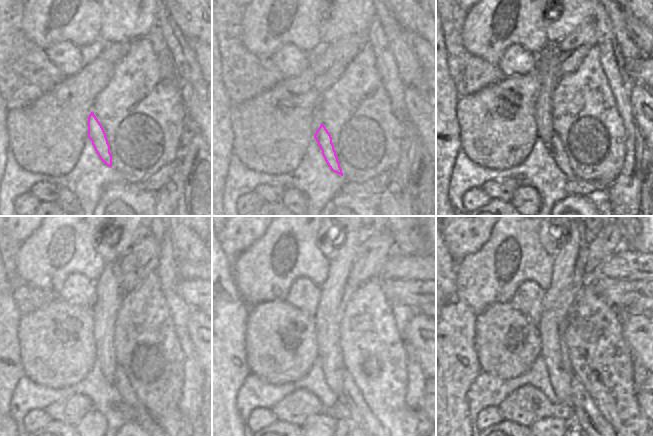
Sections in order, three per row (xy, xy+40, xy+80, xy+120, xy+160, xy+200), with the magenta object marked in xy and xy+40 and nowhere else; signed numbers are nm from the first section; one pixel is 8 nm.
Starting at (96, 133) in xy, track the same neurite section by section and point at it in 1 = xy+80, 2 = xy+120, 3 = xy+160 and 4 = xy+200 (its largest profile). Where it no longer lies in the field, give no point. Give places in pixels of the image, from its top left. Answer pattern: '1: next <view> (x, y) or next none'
1: next xy+80 (556, 148)
2: next xy+120 (127, 394)
3: next xy+160 (360, 414)
4: next xy+200 (587, 418)

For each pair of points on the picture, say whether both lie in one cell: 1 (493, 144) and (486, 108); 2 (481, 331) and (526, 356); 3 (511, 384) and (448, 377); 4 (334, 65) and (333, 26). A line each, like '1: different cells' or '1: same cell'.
1: same cell
2: same cell
3: different cells
4: different cells

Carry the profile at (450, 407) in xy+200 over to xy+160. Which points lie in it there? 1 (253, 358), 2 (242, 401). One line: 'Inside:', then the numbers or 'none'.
Inside: none

